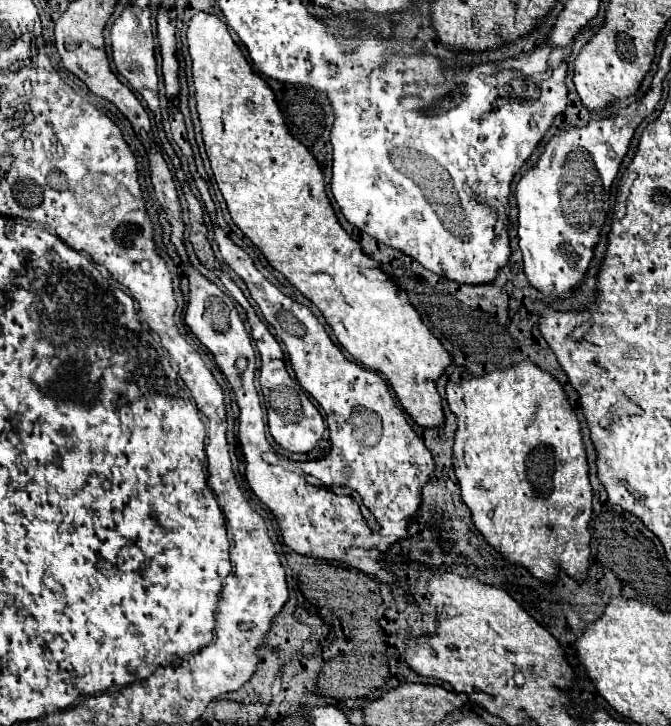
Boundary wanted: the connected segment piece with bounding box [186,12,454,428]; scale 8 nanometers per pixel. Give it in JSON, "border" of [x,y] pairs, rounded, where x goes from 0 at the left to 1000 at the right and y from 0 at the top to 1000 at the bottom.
{"border":[[[292,17],[283,28],[283,36],[280,36],[280,69],[283,69],[283,77],[286,77],[286,107],[289,107],[289,121],[292,121],[292,149],[295,149],[295,157],[298,157],[298,171],[301,171],[301,190],[304,190],[304,198],[307,198],[307,212],[313,218],[313,229],[316,229],[316,237],[319,237],[319,245],[322,245],[322,253],[340,281],[340,292],[349,303],[349,309],[376,331],[379,339],[385,339],[390,344],[390,350],[396,353],[396,358],[402,361],[402,366],[414,375],[420,375],[426,380],[426,386],[441,394],[483,435],[483,441],[492,446],[498,463],[504,466],[504,471],[534,496],[539,499],[542,504],[572,515],[572,521],[581,526],[581,532],[587,534],[596,556],[602,559],[602,565],[611,570],[611,576],[629,587],[629,590],[653,590],[662,584],[662,567],[659,567],[659,554],[656,554],[656,543],[650,537],[650,526],[665,510],[668,504],[677,499],[677,493],[671,490],[671,485],[659,477],[659,471],[638,455],[635,446],[629,446],[626,441],[626,433],[620,430],[620,424],[611,419],[605,402],[599,402],[587,388],[548,388],[548,383],[542,383],[537,375],[534,375],[534,366],[539,364],[551,364],[551,355],[537,344],[537,336],[531,331],[525,331],[516,317],[504,309],[504,300],[498,295],[498,287],[486,270],[486,259],[483,259],[483,240],[477,234],[477,226],[471,223],[471,218],[465,215],[465,209],[447,198],[444,193],[435,190],[435,185],[429,182],[426,171],[423,171],[423,160],[411,143],[411,135],[408,135],[408,127],[405,121],[376,96],[376,91],[370,88],[370,83],[364,80],[361,69],[355,66],[355,61],[346,55],[343,44],[340,44],[340,36],[334,28],[328,28],[322,19],[310,19],[310,17]]]}

